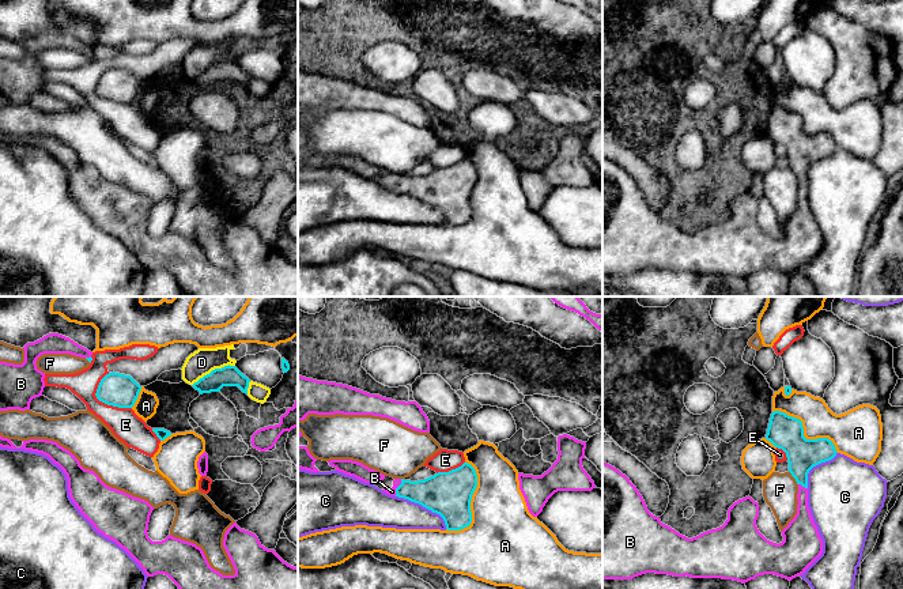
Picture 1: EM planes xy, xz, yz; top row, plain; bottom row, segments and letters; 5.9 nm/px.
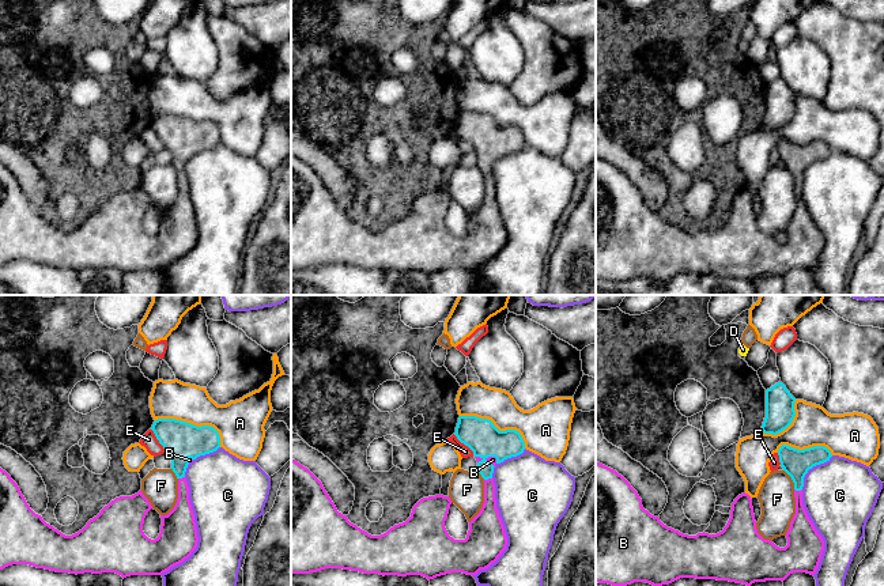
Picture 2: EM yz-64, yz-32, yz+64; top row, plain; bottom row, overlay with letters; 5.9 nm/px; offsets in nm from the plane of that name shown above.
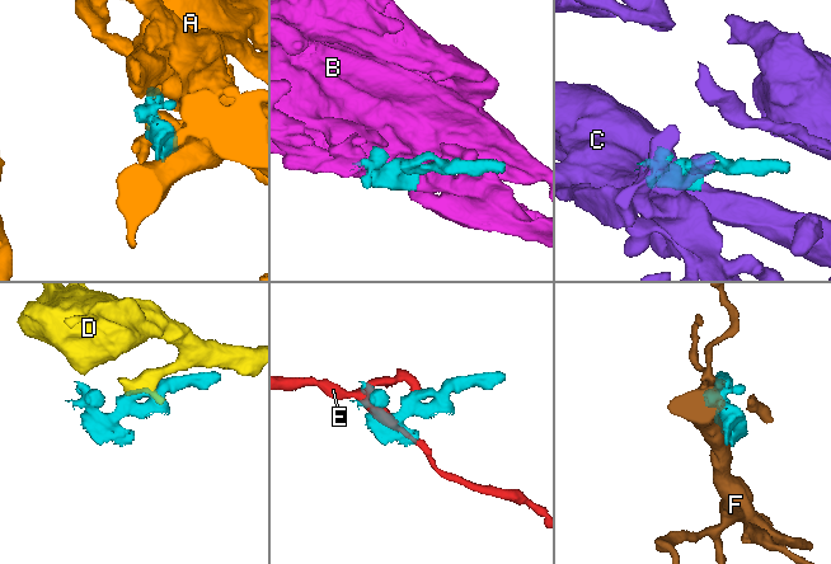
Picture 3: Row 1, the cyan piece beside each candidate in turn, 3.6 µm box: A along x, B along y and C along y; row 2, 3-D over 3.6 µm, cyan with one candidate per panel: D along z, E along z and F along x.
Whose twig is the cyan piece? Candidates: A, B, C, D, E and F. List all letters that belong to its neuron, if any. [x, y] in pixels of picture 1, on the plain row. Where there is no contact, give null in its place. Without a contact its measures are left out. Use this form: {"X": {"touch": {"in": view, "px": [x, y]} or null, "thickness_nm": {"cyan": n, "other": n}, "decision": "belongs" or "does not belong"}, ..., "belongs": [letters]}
{"A": {"touch": {"in": "xz", "px": [469, 199]}, "thickness_nm": {"cyan": 260, "other": 380}, "decision": "does not belong"}, "B": {"touch": {"in": "xz", "px": [397, 182]}, "thickness_nm": {"cyan": 220, "other": 50}, "decision": "belongs"}, "C": {"touch": {"in": "xz", "px": [424, 202]}, "thickness_nm": {"cyan": 260, "other": 200}, "decision": "does not belong"}, "D": {"touch": {"in": "xy", "px": [212, 65]}, "thickness_nm": {"cyan": 130, "other": 160}, "decision": "does not belong"}, "E": {"touch": {"in": "xy", "px": [102, 97]}, "thickness_nm": {"cyan": 200, "other": 180}, "decision": "does not belong"}, "F": {"touch": {"in": "yz", "px": [793, 172]}, "thickness_nm": {"cyan": 190, "other": 200}, "decision": "does not belong"}, "belongs": ["B"]}

